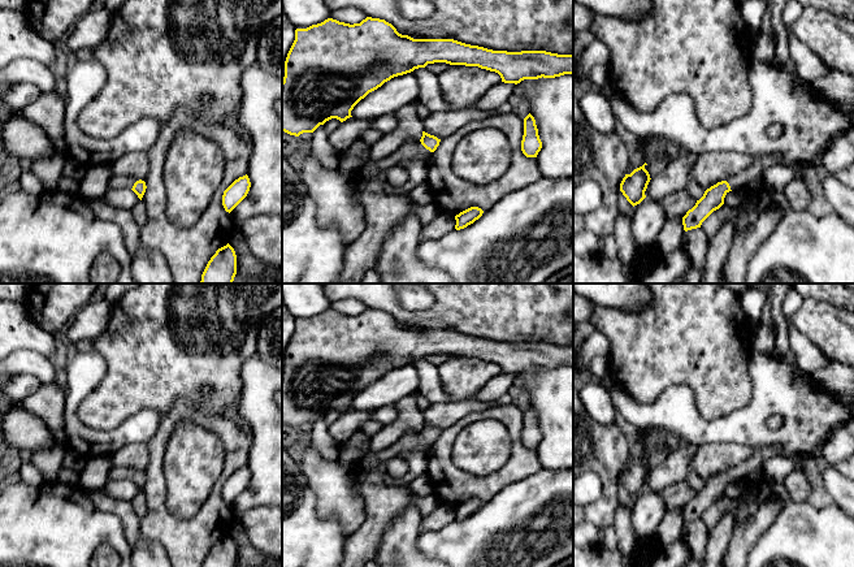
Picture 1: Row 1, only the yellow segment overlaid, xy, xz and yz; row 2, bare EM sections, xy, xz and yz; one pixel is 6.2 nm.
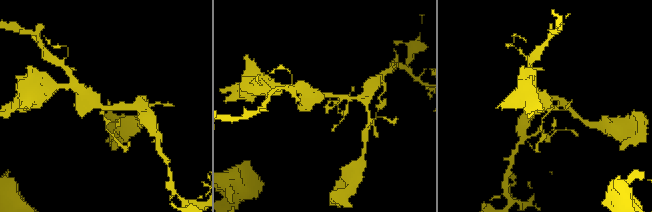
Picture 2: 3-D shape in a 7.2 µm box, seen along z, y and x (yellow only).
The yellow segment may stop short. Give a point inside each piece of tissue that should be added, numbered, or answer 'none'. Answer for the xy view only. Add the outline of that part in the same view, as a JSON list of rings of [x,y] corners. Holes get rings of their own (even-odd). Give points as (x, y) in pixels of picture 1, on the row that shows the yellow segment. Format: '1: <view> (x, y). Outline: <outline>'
1: xy (117, 181). Outline: [[[114,174],[109,181],[109,189],[121,189],[121,187],[133,189],[136,181],[139,179],[130,176]]]

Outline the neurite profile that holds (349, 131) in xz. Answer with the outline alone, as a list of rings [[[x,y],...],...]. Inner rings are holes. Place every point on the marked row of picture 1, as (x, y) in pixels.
[[[350,117],[328,134],[331,146],[341,155],[372,127],[370,120]]]

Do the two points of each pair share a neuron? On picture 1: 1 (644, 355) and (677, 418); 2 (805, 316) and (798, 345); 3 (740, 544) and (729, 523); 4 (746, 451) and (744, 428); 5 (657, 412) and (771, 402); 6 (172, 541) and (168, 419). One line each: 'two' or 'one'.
1: two
2: two
3: two
4: two
5: one
6: one

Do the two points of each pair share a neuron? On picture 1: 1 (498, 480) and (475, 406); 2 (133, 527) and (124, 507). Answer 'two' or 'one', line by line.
1: two
2: one

